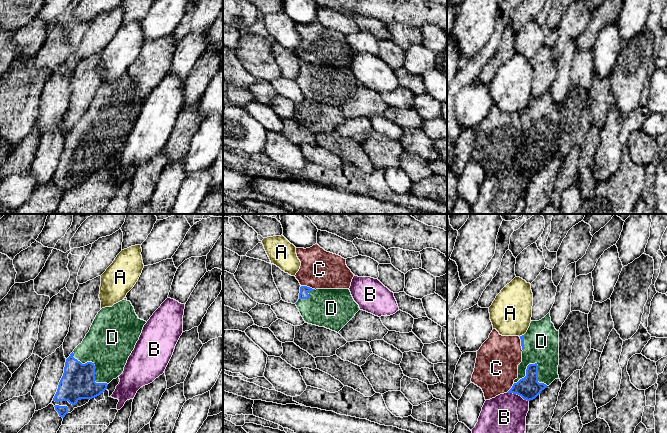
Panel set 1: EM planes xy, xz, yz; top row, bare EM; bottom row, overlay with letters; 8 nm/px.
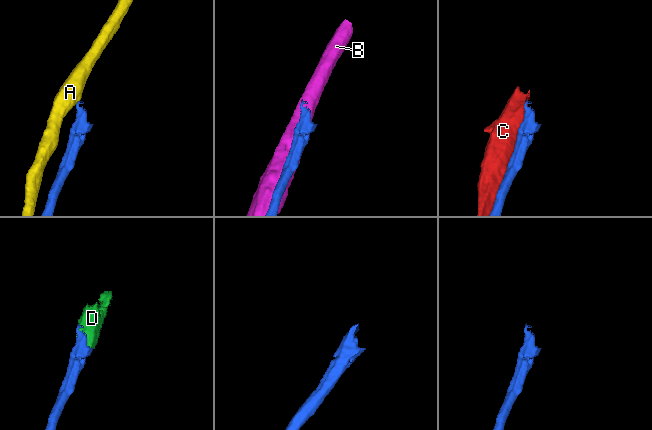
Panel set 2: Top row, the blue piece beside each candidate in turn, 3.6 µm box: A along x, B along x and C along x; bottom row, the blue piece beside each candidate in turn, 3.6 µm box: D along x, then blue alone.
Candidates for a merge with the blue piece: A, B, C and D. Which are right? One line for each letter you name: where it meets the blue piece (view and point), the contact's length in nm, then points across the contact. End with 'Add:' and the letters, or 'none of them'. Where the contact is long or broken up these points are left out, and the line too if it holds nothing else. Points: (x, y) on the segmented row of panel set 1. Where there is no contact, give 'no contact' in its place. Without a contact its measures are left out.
D: yz (535, 363) | 280 nm
Add: D

